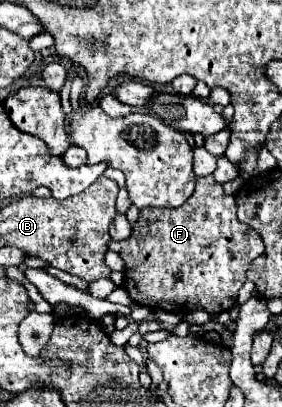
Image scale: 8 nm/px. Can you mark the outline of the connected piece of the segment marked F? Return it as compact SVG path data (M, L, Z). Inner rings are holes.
M197 177L193 195L179 207L179 209L145 209L139 211L139 219L133 227L129 239L123 241L109 241L107 247L121 255L125 261L125 279L123 287L129 297L149 309L163 309L163 311L193 311L203 309L211 315L219 315L229 311L237 303L237 293L247 281L245 273L255 257L263 253L263 239L259 233L237 219L237 203L233 195L223 191L223 185L209 177Z

